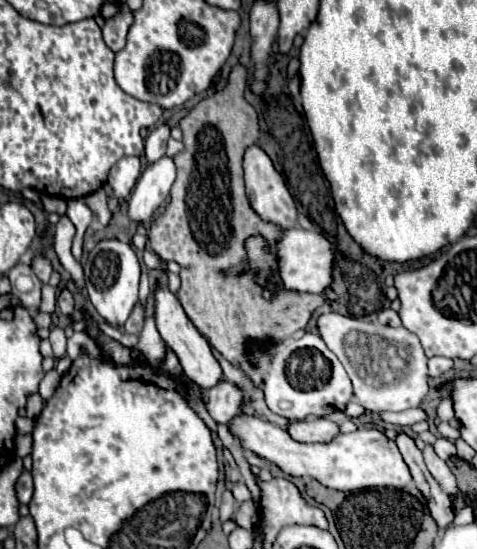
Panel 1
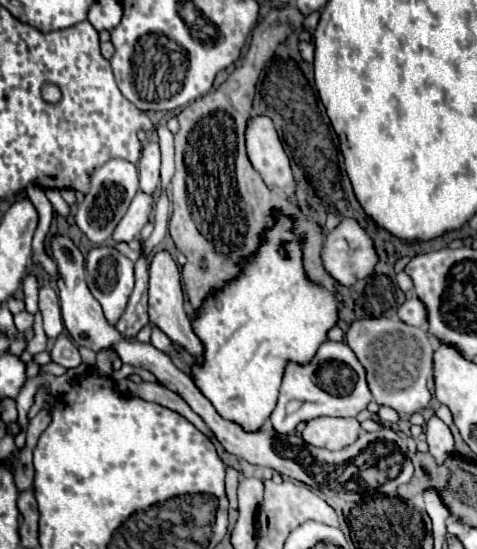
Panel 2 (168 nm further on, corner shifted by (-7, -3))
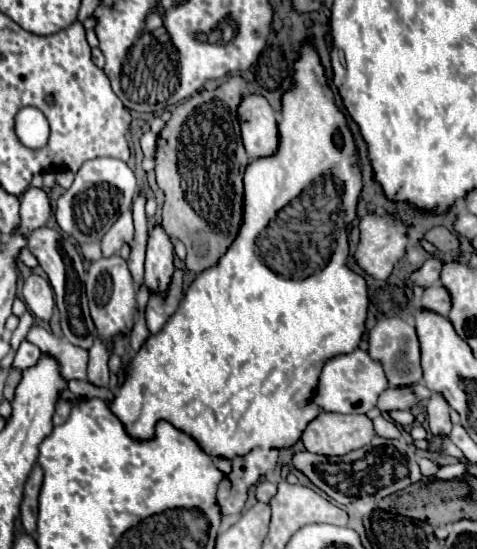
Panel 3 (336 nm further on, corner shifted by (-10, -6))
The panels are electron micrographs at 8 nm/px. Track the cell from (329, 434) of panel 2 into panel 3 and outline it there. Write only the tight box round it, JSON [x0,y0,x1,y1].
[302,413,374,455]

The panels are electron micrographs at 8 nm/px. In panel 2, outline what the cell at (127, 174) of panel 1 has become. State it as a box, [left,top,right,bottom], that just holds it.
[73,158,139,244]

